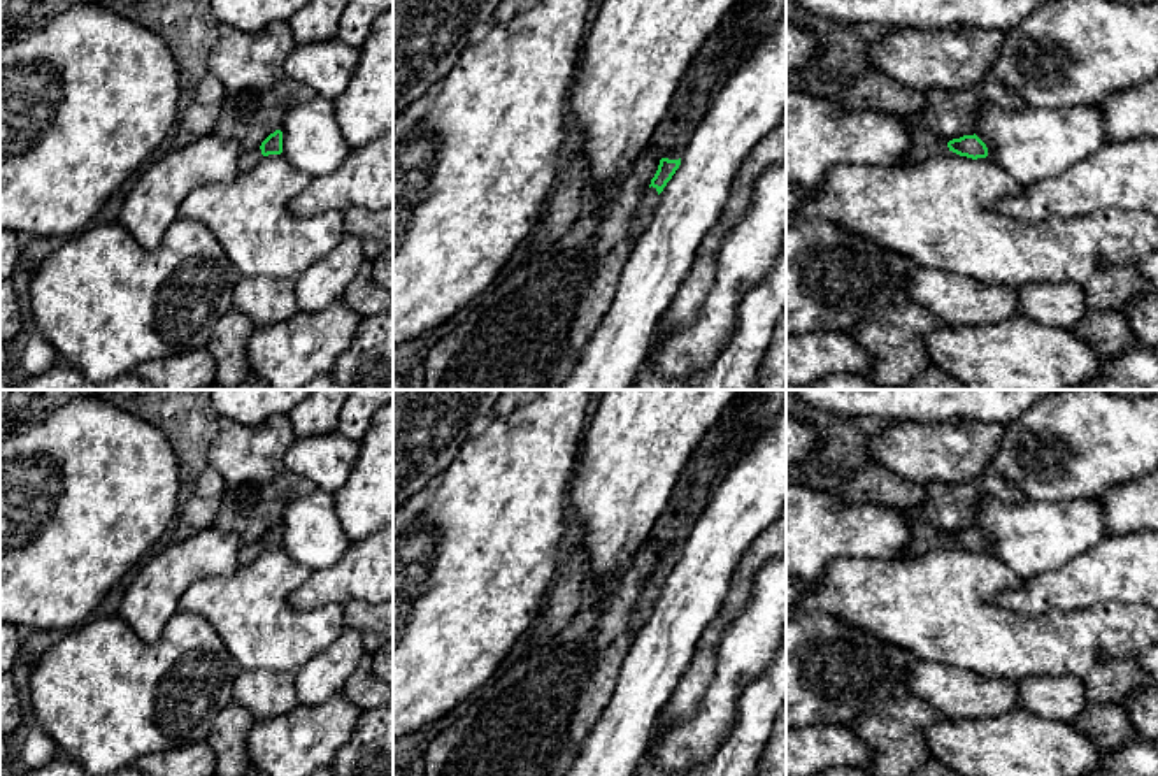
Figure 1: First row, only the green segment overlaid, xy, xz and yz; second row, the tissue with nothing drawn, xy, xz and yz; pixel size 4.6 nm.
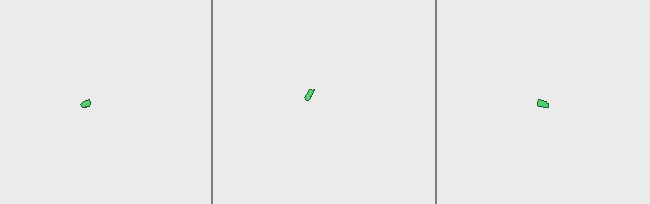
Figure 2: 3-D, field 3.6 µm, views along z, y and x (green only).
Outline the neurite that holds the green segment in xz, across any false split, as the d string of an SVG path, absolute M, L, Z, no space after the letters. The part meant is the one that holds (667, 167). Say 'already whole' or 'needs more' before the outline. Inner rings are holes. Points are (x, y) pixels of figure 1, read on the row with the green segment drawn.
needs more | M726 19L705 40L686 68L668 111L654 128L649 142L649 149L661 160L630 226L633 241L649 226L658 207L658 195L679 169L681 154L688 147L693 132L705 118L718 88L726 83L746 46L747 39Z

